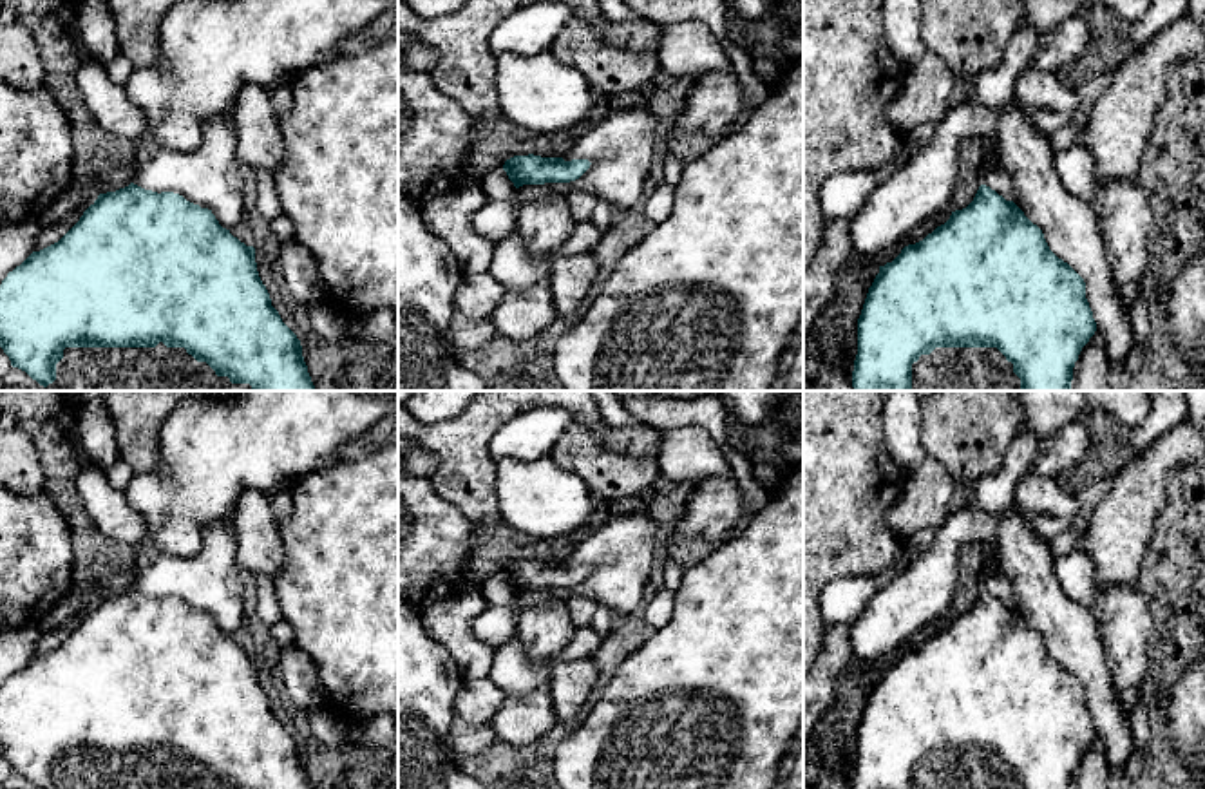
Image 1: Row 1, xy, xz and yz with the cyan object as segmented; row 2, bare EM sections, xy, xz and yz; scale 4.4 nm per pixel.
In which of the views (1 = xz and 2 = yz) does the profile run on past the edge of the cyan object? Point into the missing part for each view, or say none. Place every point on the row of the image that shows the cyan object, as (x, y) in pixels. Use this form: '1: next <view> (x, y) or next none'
1: next none
2: next yz (945, 368)

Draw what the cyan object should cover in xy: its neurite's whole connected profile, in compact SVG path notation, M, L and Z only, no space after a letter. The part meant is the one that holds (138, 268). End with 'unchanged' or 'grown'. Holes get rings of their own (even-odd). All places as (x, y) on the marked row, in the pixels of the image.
M134 183L100 194L80 221L54 244L33 252L0 284L0 347L11 366L25 371L47 391L317 391L297 335L282 322L262 284L255 248L223 228L212 210L174 192L152 192Z | grown

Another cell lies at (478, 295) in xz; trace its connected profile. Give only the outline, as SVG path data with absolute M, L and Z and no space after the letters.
M465 271L456 290L456 309L472 322L489 320L507 288L499 284L489 271Z

